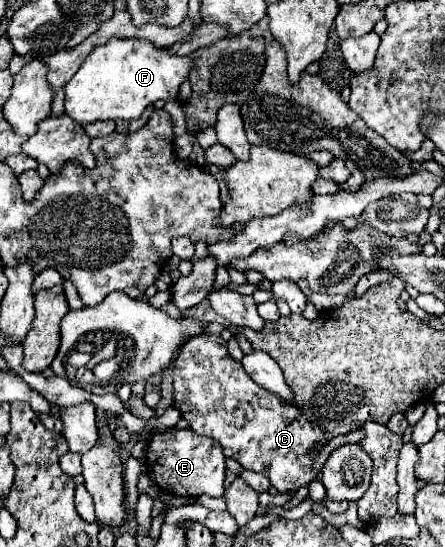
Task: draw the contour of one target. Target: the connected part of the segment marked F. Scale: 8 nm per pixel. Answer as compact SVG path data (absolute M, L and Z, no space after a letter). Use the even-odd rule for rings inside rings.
M113 38L107 44L95 46L75 76L65 84L65 114L83 126L97 120L139 118L147 104L173 100L189 70L189 56L169 56L167 50L155 48L149 40Z

